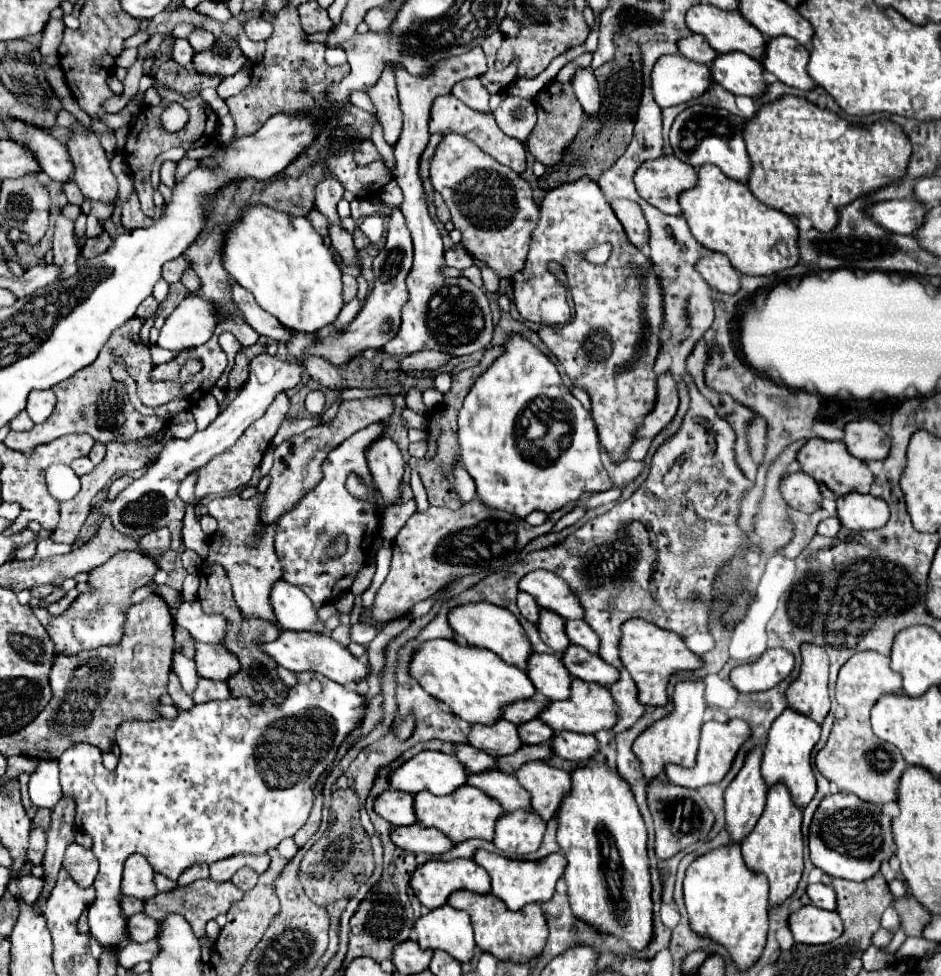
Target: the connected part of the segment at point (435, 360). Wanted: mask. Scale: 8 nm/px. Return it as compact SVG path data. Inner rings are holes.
M422 350L422 352L414 352L402 358L402 362L406 362L408 366L408 372L434 372L446 366L450 360L452 356L444 352L436 352L436 350Z

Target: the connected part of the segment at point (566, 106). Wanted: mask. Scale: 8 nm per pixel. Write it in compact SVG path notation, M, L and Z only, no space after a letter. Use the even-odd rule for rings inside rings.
M556 80L548 82L536 96L534 96L534 104L538 108L538 124L532 130L532 134L526 140L528 150L532 152L532 156L542 162L544 166L554 166L560 162L560 158L564 158L568 146L572 144L572 138L576 138L582 120L584 120L584 110L572 90L572 86L560 84Z

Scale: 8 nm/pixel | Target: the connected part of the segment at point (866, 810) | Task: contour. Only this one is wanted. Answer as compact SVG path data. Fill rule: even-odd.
M838 792L826 796L810 824L810 860L816 868L824 870L832 878L864 882L872 878L882 862L888 862L894 856L894 840L890 830L890 818L882 814L882 808L870 802L864 802L852 794Z

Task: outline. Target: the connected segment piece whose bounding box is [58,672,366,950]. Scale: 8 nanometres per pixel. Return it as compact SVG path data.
M316 672L298 674L298 680L300 682L296 686L288 688L288 696L286 696L286 702L282 706L274 706L270 700L266 700L264 704L254 704L250 698L228 698L228 700L214 700L214 702L206 702L206 704L196 704L188 712L180 710L176 720L158 718L154 722L122 722L120 730L118 730L120 762L118 762L118 768L114 772L108 772L104 768L102 752L90 744L76 744L76 746L68 748L58 758L62 792L74 796L74 800L76 800L76 826L78 826L78 830L82 830L84 834L88 834L92 838L92 852L96 854L96 858L100 862L100 872L98 872L96 882L94 882L96 900L92 902L92 906L88 910L88 924L90 924L90 936L94 936L104 948L120 950L120 946L124 946L130 938L128 936L128 918L120 910L122 868L124 868L124 862L128 856L142 854L150 862L154 872L158 872L170 880L178 880L178 876L184 870L188 870L190 866L196 866L196 864L212 864L212 862L230 858L230 856L240 854L240 852L264 854L268 850L274 850L284 838L294 836L306 824L310 810L312 810L312 804L314 804L314 786L316 786L318 778L322 776L322 772L328 768L328 764L332 764L332 760L336 758L340 744L366 718L366 698L358 692L346 690L344 686L340 686L340 684L320 676Z

